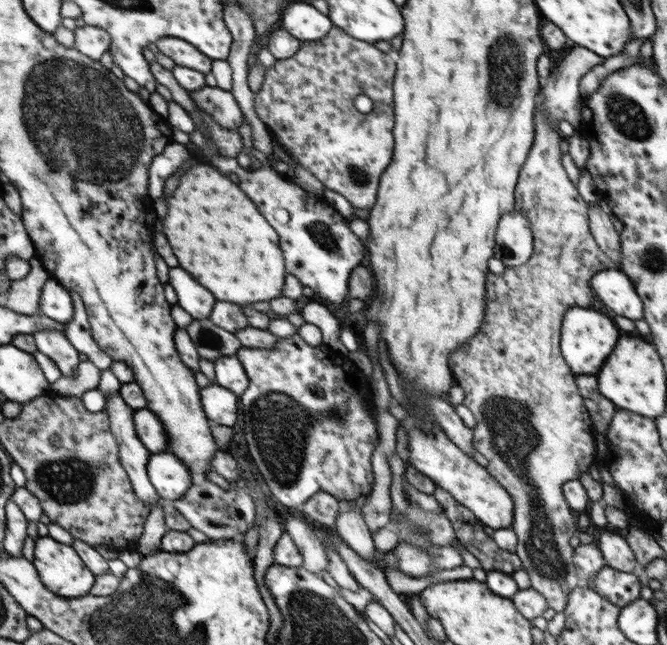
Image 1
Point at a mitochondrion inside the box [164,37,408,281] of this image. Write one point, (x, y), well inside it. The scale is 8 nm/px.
(320, 233)

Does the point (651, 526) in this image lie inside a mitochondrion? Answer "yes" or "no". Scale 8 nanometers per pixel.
no

